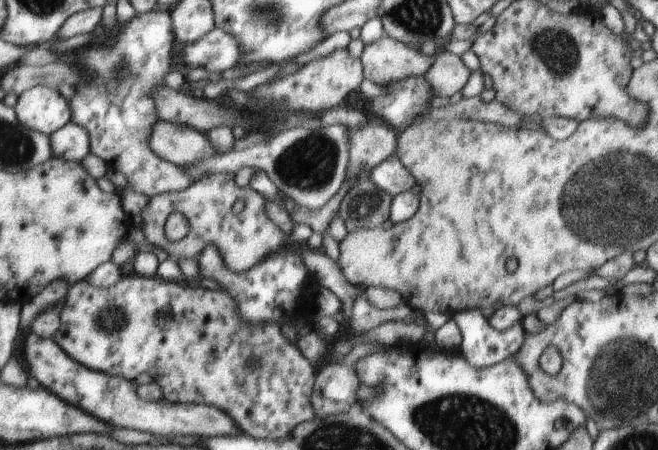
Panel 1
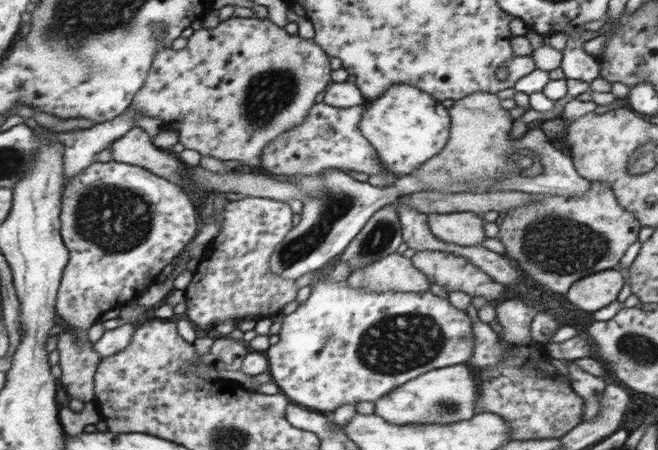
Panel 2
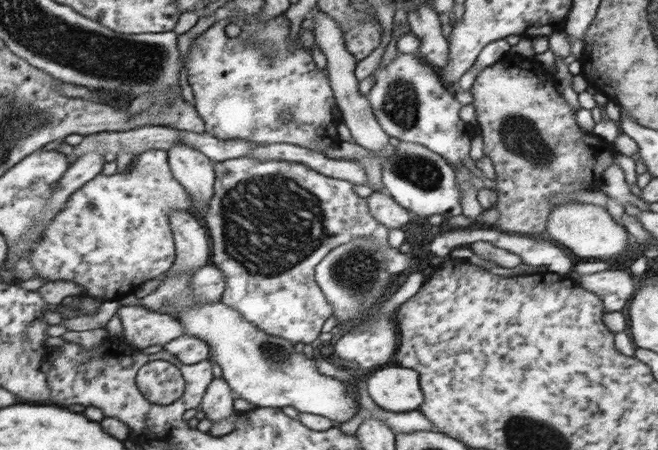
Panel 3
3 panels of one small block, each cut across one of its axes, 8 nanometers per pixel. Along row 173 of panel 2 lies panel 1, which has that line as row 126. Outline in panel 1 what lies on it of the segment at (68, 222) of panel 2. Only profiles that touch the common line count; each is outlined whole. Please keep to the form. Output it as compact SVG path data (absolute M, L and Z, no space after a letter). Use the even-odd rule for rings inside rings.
M156 9L147 13L136 13L131 20L125 22L119 22L116 18L116 24L113 29L106 30L105 25L102 22L102 24L98 24L95 33L97 37L81 48L81 53L78 54L76 61L76 64L78 64L82 70L86 70L86 74L90 73L90 76L94 76L94 80L76 86L76 88L78 88L78 94L74 96L74 100L69 100L73 112L72 122L78 124L78 126L84 126L84 128L90 132L90 136L92 136L92 154L96 154L96 156L102 158L108 164L110 172L120 172L121 174L124 174L128 180L128 184L130 184L130 187L134 188L134 190L144 192L146 196L150 196L150 198L153 199L156 195L162 193L168 194L169 192L180 192L181 190L188 188L192 181L190 180L190 176L186 176L186 172L182 170L182 167L179 167L168 160L164 160L164 158L158 156L158 152L150 146L150 138L152 138L154 126L160 122L160 116L158 116L158 104L156 104L156 100L154 100L154 88L166 86L165 77L171 72L184 74L184 72L180 70L180 66L172 60L172 48L174 48L172 11L168 9Z

